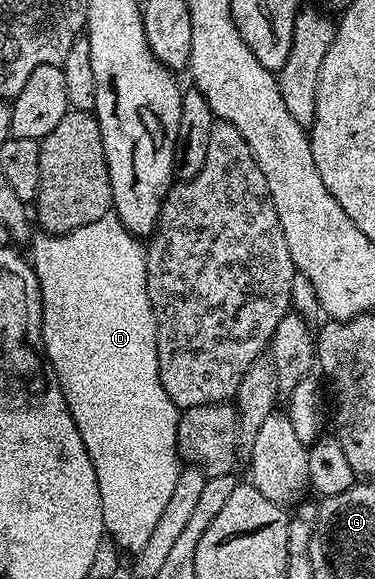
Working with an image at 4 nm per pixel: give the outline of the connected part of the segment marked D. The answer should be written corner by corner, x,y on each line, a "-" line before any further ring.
114,213
66,235
39,234
32,247
32,266
42,291
42,345
96,469
102,526
123,552
137,553
152,537
183,468
178,453
180,409
168,397
158,372
158,326
148,297
146,247

